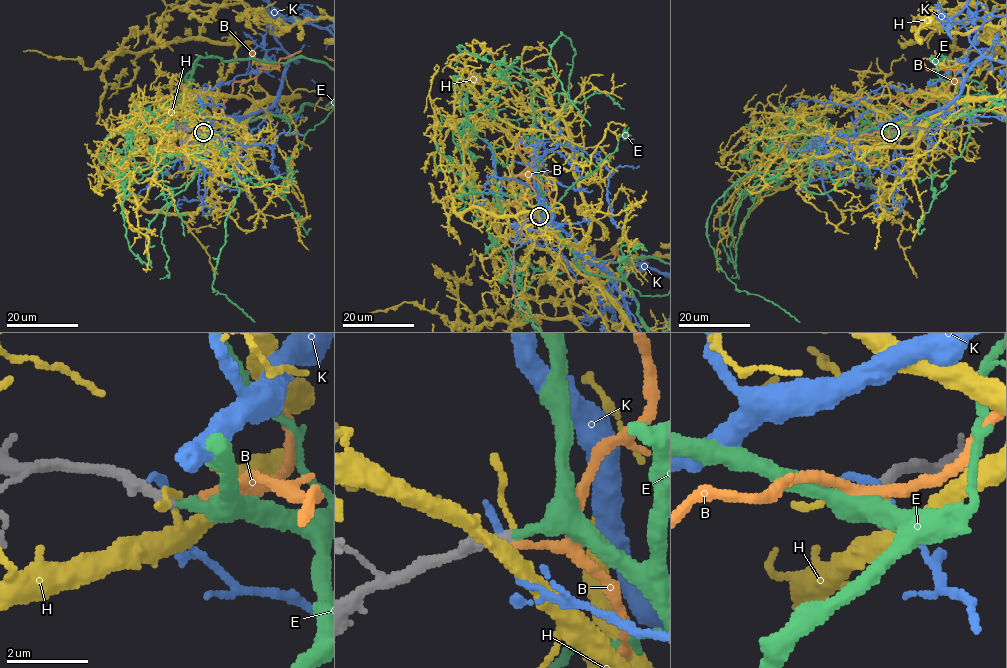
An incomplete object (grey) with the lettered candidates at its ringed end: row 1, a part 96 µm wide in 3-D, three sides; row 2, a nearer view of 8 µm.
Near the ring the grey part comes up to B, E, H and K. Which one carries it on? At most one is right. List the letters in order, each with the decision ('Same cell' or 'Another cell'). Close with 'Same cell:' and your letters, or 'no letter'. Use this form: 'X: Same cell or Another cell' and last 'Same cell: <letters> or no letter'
B: Another cell
E: Same cell
H: Another cell
K: Another cell
Same cell: E

